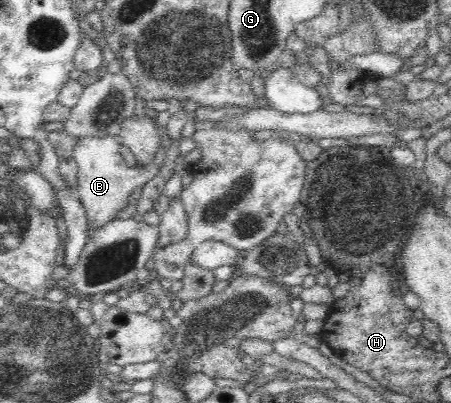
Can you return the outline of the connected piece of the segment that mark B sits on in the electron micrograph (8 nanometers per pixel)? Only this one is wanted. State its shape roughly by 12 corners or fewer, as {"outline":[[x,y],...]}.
{"outline":[[84,136],[72,159],[88,230],[115,220],[160,169],[128,167],[118,137]]}

